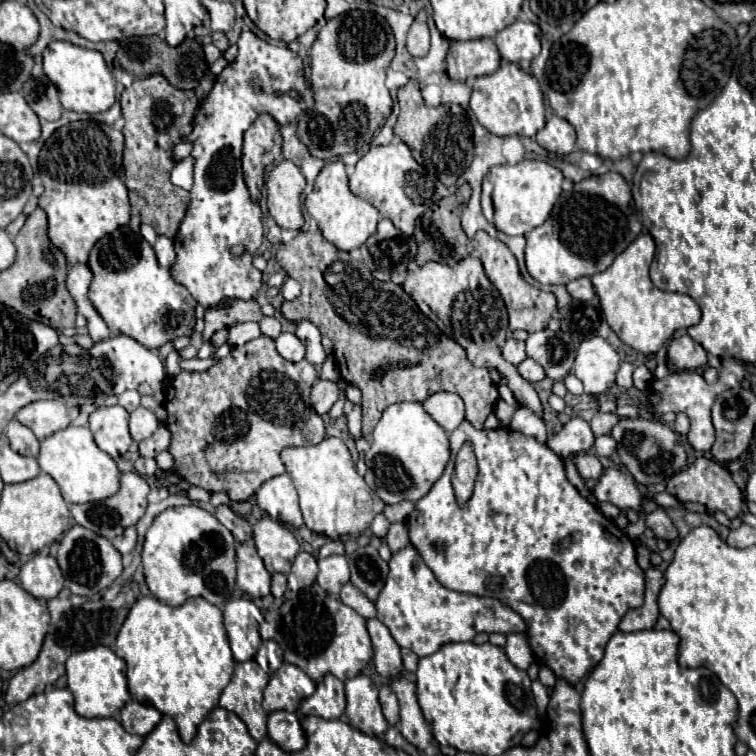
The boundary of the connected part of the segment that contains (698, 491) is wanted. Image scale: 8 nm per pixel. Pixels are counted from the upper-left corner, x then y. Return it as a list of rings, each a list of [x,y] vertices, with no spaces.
[[[696,458],[694,464],[684,468],[682,472],[674,474],[666,484],[666,492],[670,496],[674,496],[678,502],[702,502],[708,510],[722,510],[728,518],[736,518],[744,504],[742,492],[736,486],[736,482],[732,480],[728,468],[720,466],[718,462],[714,462],[710,458]]]

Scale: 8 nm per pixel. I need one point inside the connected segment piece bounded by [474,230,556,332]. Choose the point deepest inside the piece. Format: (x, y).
(530, 309)

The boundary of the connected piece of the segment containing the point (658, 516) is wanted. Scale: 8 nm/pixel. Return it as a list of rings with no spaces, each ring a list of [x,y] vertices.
[[[662,508],[652,510],[652,512],[646,514],[646,526],[648,526],[658,538],[662,538],[662,540],[666,540],[666,542],[668,542],[668,540],[674,540],[674,538],[678,536],[674,524],[670,522],[670,518],[666,516],[666,512],[664,512]]]

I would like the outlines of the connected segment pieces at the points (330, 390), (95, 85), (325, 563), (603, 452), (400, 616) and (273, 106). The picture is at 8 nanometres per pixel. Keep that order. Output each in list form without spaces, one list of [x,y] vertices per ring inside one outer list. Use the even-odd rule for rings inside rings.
[[[318,378],[312,386],[310,400],[318,414],[326,414],[332,408],[332,404],[338,400],[338,384]]]
[[[52,42],[44,50],[44,74],[56,82],[60,92],[60,102],[66,110],[74,112],[104,112],[116,102],[115,79],[102,54],[98,50],[88,50],[74,46],[70,42]]]
[[[332,554],[328,558],[318,560],[318,584],[320,588],[324,588],[328,594],[338,596],[340,588],[350,580],[350,568],[348,568],[348,560],[346,556],[338,556]]]
[[[598,436],[594,442],[594,448],[600,456],[610,456],[616,450],[616,442],[612,440],[612,436]]]
[[[412,544],[394,552],[388,564],[390,574],[376,600],[376,618],[390,628],[400,648],[408,648],[420,658],[438,652],[440,646],[450,642],[470,642],[478,632],[528,632],[522,616],[500,604],[500,600],[444,588]]]
[[[250,30],[242,32],[236,60],[214,78],[212,90],[194,114],[192,132],[182,138],[192,144],[194,186],[190,190],[190,206],[174,238],[176,264],[172,276],[178,284],[186,286],[204,308],[220,304],[226,296],[250,300],[262,282],[262,272],[252,268],[252,252],[262,244],[264,236],[262,212],[260,206],[250,200],[242,178],[242,134],[262,112],[268,112],[280,126],[286,126],[296,122],[300,114],[306,114],[312,104],[314,96],[304,78],[302,58],[286,46],[276,46],[258,38]],[[288,90],[298,90],[304,100],[296,102],[288,96]],[[236,244],[246,248],[244,258],[234,258],[230,254],[230,248]]]

